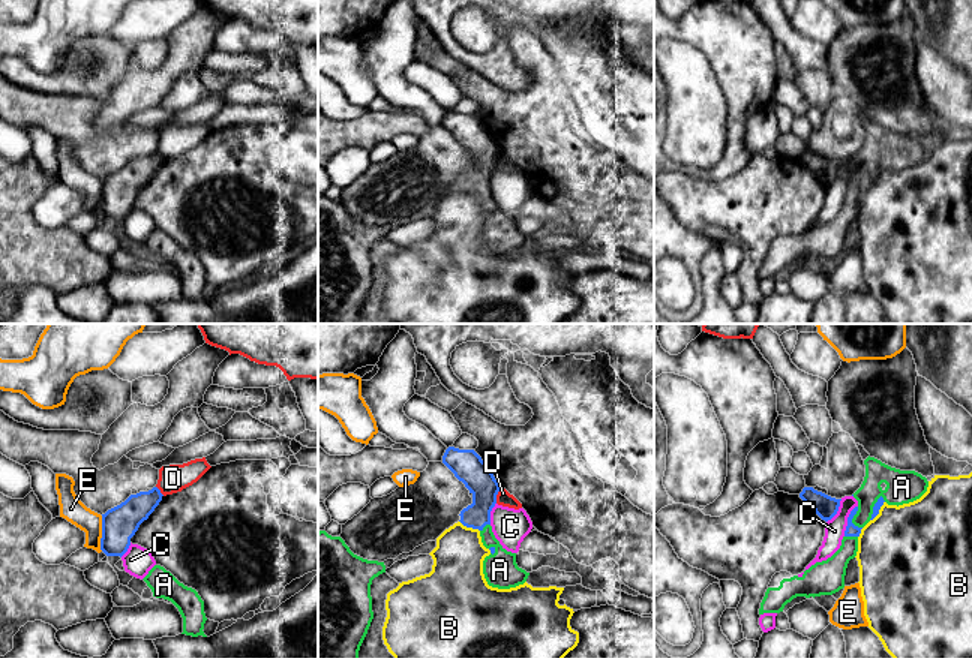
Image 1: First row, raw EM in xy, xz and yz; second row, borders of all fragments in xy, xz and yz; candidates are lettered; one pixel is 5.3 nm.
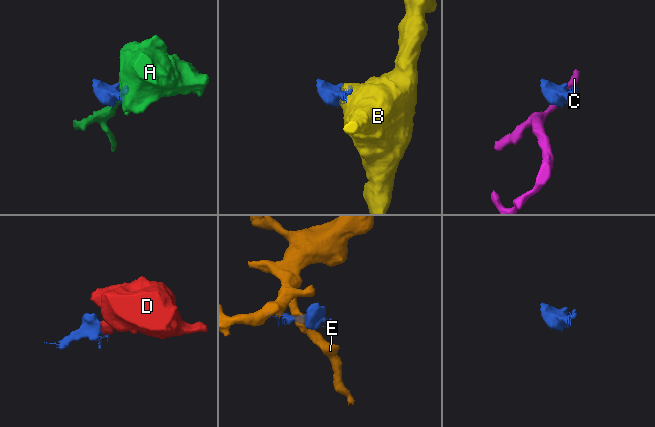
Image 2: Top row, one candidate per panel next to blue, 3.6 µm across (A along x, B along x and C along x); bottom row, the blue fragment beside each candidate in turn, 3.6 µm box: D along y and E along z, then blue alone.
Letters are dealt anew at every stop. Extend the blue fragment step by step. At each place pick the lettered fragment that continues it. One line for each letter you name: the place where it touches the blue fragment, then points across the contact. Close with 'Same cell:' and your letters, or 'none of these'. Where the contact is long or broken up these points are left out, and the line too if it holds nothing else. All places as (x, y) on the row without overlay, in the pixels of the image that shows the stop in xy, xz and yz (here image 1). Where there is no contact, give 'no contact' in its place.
A: meets blue in yz at (873, 171)
Same cell: A

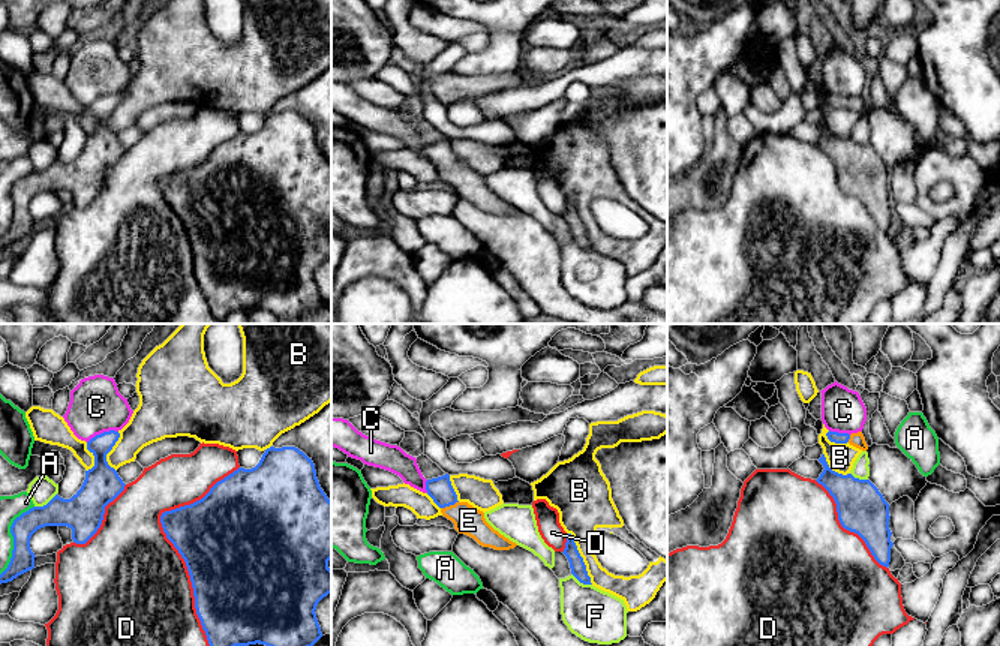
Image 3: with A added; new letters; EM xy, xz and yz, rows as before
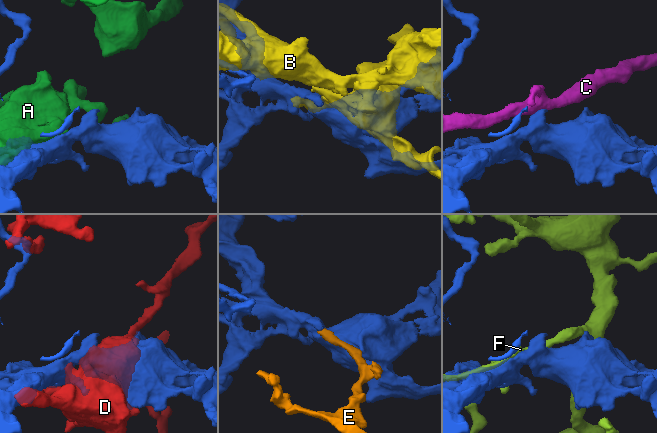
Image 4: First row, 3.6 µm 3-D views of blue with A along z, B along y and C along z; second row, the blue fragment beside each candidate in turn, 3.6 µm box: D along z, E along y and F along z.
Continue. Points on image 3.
E: meets blue in xz at (449, 170); runs through xz (440, 153), (449, 170), (468, 185)
Same cell: E

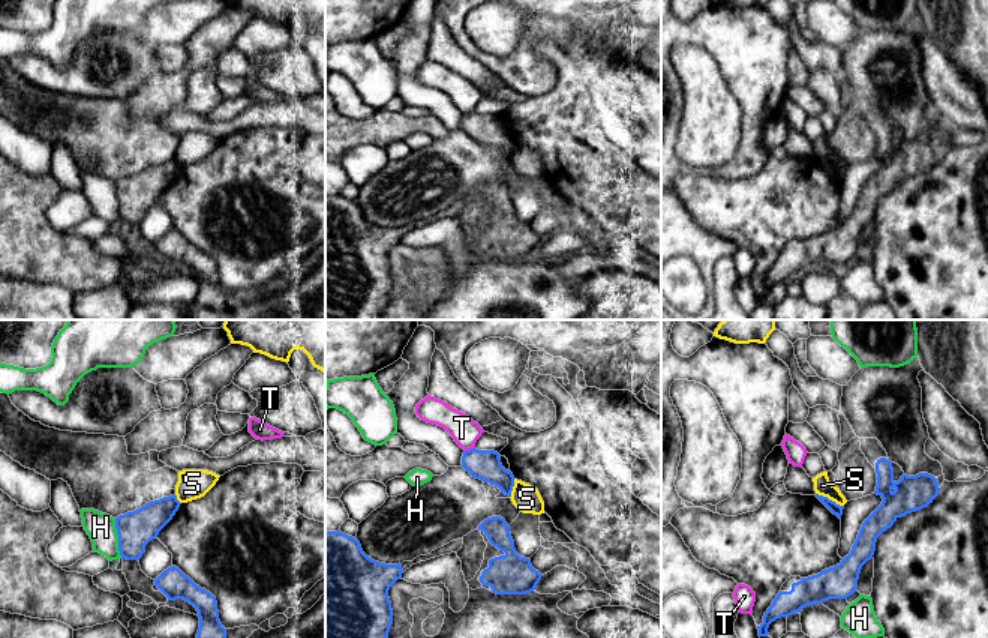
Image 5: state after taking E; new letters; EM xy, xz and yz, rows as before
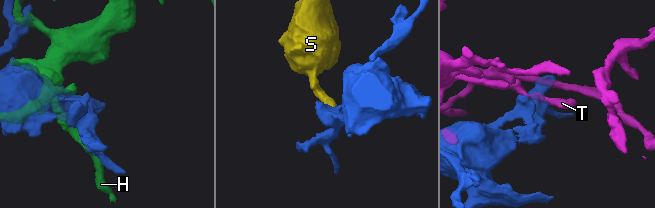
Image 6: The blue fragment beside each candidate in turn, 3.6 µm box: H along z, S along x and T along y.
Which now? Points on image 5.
Same cell: none of these

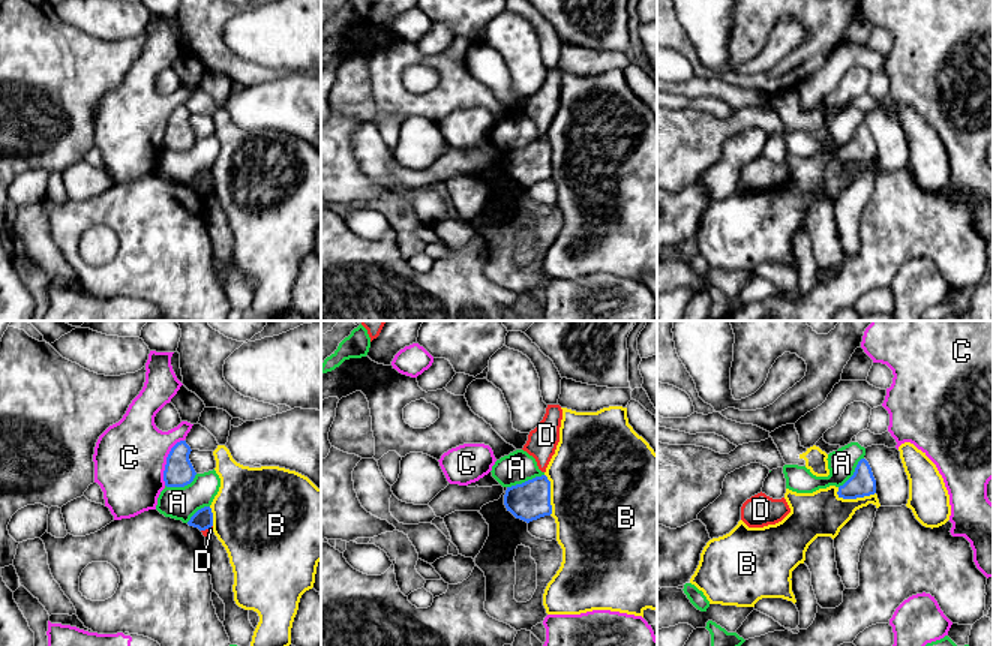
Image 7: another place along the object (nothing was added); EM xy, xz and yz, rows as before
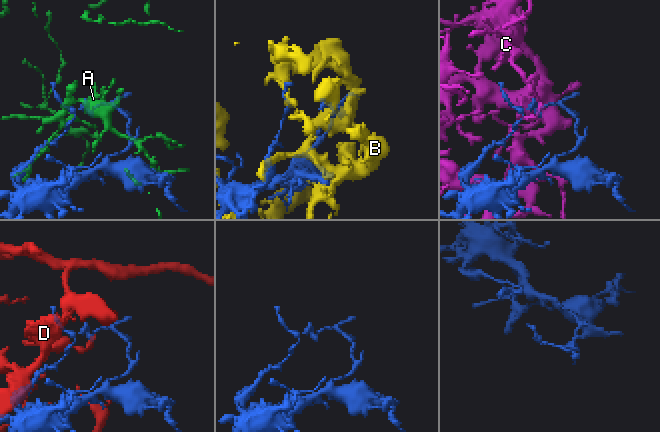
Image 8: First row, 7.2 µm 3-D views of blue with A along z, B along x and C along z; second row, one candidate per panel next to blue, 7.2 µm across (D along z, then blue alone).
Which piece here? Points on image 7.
Same cell: none of these

